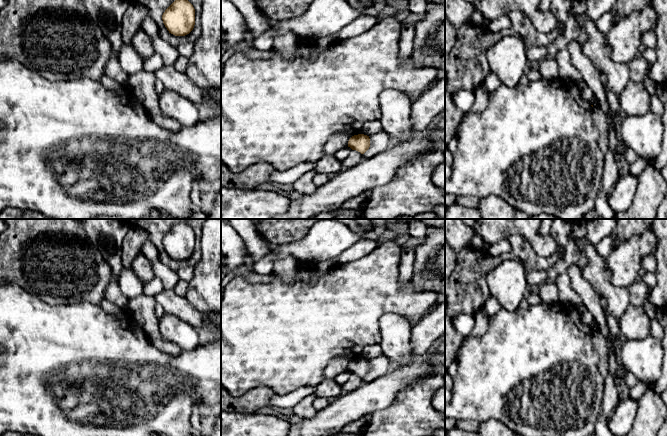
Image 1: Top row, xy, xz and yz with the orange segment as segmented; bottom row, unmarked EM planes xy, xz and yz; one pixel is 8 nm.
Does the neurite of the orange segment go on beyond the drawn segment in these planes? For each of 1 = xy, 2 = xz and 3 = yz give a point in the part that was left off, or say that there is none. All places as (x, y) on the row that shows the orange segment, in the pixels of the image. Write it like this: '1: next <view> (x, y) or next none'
1: next none
2: next none
3: next none

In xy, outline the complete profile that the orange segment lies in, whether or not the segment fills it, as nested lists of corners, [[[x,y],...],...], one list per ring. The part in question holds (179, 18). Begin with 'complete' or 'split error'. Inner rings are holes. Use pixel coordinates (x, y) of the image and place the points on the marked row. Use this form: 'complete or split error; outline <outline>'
complete; outline [[[175,0],[163,13],[162,20],[175,36],[189,34],[195,25],[195,9],[188,0]]]

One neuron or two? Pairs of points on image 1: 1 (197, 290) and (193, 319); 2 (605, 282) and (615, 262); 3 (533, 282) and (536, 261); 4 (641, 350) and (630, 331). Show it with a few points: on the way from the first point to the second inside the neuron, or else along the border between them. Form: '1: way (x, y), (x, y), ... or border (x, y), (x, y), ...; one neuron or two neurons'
1: border (184, 297), (204, 317); two neurons
2: border (605, 258), (610, 280), (615, 285), (627, 287); two neurons
3: border (545, 269), (529, 269), (527, 271); two neurons
4: border (650, 335), (640, 339), (621, 339); two neurons

